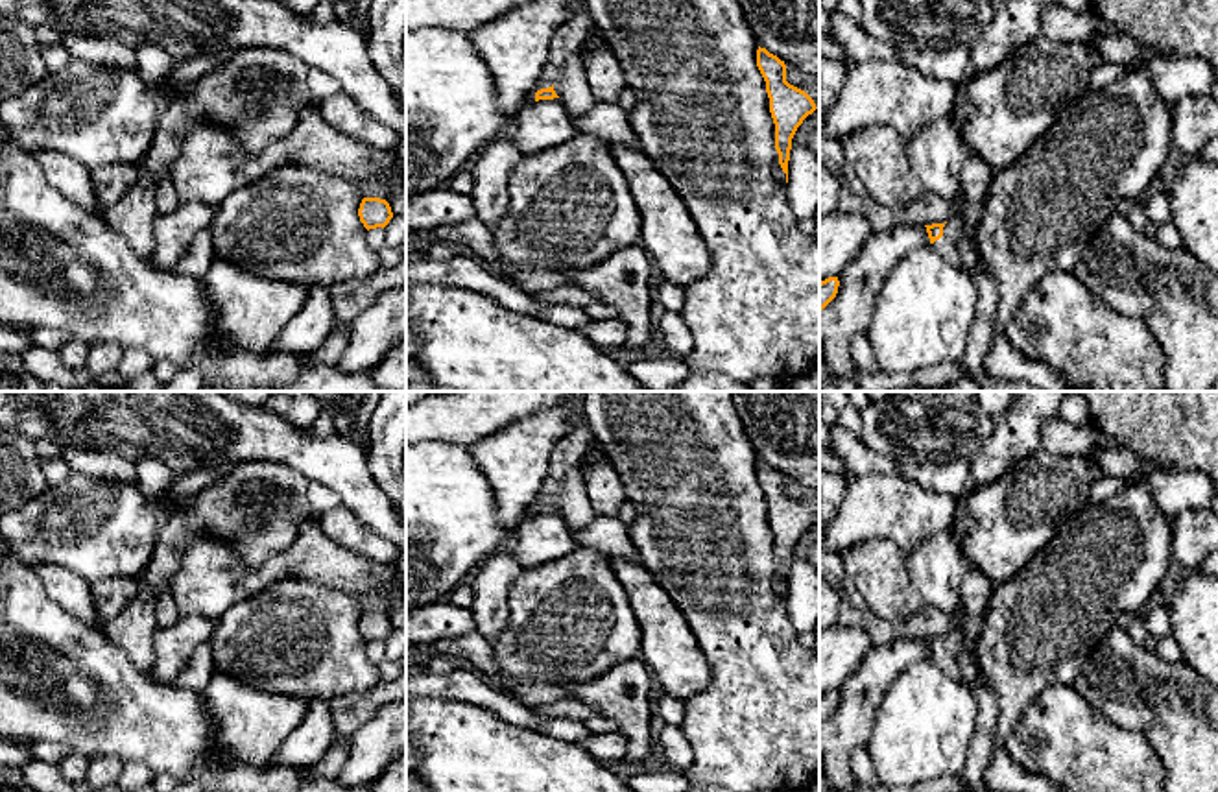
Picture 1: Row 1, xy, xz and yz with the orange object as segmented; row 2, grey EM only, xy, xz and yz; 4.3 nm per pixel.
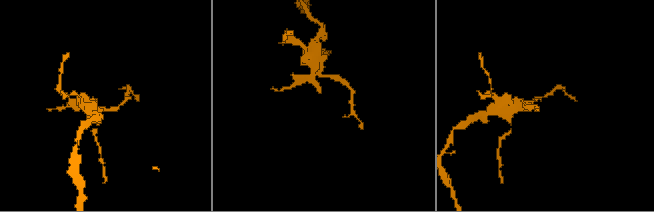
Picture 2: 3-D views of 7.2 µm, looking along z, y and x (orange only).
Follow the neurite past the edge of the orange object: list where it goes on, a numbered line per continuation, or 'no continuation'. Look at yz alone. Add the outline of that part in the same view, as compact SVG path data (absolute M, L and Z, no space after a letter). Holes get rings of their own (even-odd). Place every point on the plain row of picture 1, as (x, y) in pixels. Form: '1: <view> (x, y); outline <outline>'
1: yz (947, 660); outline M952 630L943 641L943 650L932 657L932 661L954 679L963 679L960 663L961 644L963 633L960 630Z

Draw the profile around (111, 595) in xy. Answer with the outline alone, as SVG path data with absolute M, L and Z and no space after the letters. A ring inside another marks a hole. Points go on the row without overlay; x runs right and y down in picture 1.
M103 578L90 583L90 589L98 617L109 622L135 598L138 582L133 578Z

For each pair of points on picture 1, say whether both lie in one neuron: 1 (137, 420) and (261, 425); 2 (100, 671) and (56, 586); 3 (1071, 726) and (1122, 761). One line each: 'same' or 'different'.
1: same
2: different
3: same

